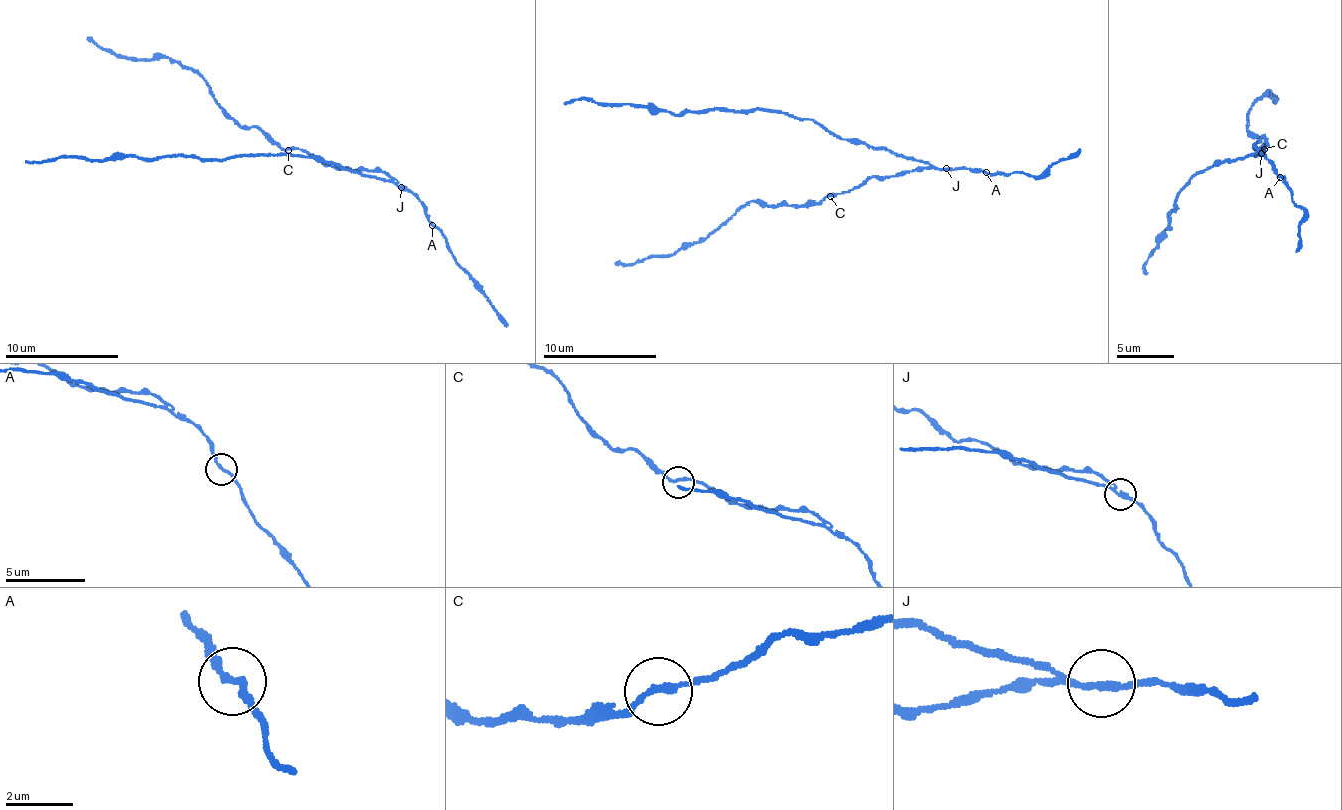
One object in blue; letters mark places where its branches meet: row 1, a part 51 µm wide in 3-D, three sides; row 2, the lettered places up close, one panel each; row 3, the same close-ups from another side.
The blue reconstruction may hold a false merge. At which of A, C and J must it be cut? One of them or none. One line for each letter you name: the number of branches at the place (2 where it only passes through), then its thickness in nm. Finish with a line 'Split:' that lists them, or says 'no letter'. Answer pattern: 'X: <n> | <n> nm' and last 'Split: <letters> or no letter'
J: 2 | 190 nm
Split: J

